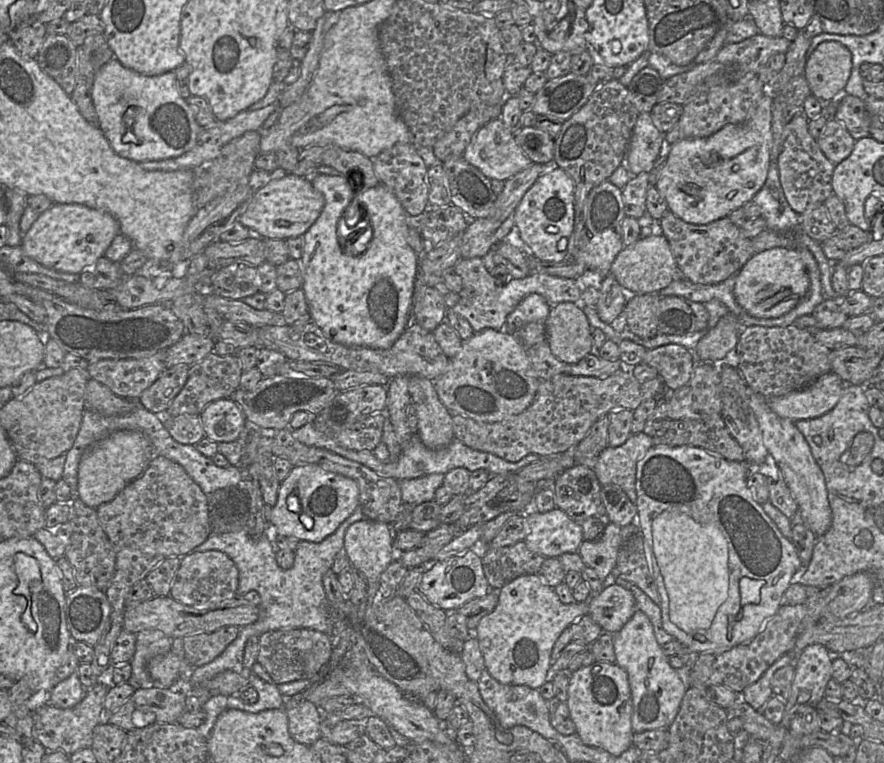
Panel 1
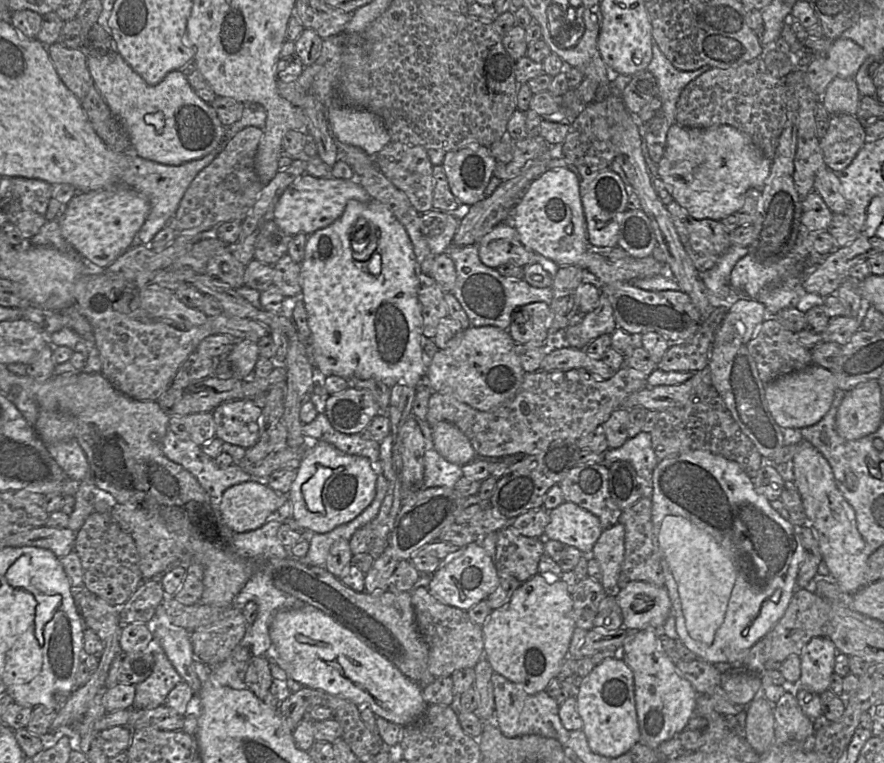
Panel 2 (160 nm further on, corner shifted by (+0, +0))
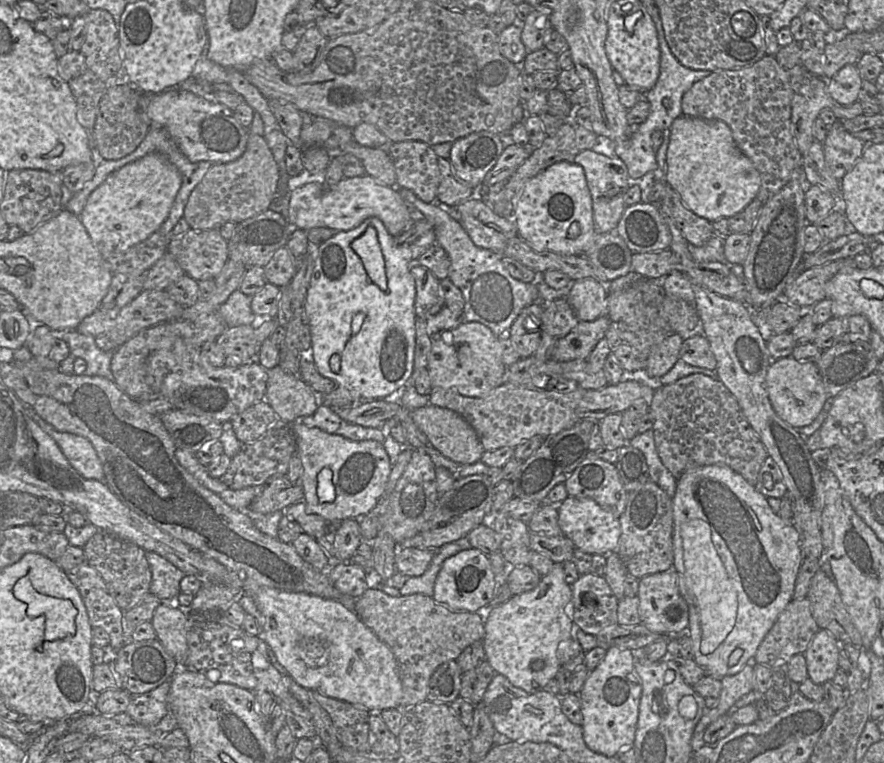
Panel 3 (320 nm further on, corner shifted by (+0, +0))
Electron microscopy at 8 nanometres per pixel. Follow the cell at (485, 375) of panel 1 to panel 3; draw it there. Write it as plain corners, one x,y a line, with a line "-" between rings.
463,322
432,342
428,371
432,388
453,389
466,397
481,398
503,384
507,367
502,362
499,338
479,322

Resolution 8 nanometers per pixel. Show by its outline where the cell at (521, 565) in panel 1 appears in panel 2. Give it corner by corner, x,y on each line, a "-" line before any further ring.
508,526
498,533
493,559
499,577
514,577
521,583
538,573
538,564
545,554
543,539
519,534

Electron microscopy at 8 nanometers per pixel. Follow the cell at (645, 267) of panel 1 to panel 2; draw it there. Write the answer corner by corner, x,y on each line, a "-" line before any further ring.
565,167
547,170
529,185
513,208
510,224
516,229
519,240
527,249
557,266
578,266
588,270
603,284
615,281
631,283
636,279
662,274
665,270
665,265
653,255
645,258
627,257
616,262
608,262
602,257
588,241
579,177

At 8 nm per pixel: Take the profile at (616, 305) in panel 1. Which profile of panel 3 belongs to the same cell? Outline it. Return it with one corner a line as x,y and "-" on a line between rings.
607,314
593,321
580,320
566,336
557,341
552,358
559,362
586,360
596,344
605,337
610,323

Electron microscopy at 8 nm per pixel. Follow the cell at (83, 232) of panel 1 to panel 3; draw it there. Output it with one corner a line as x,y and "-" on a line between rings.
149,153
109,174
89,195
79,218
105,259
158,231
169,215
181,184
181,173
165,155

